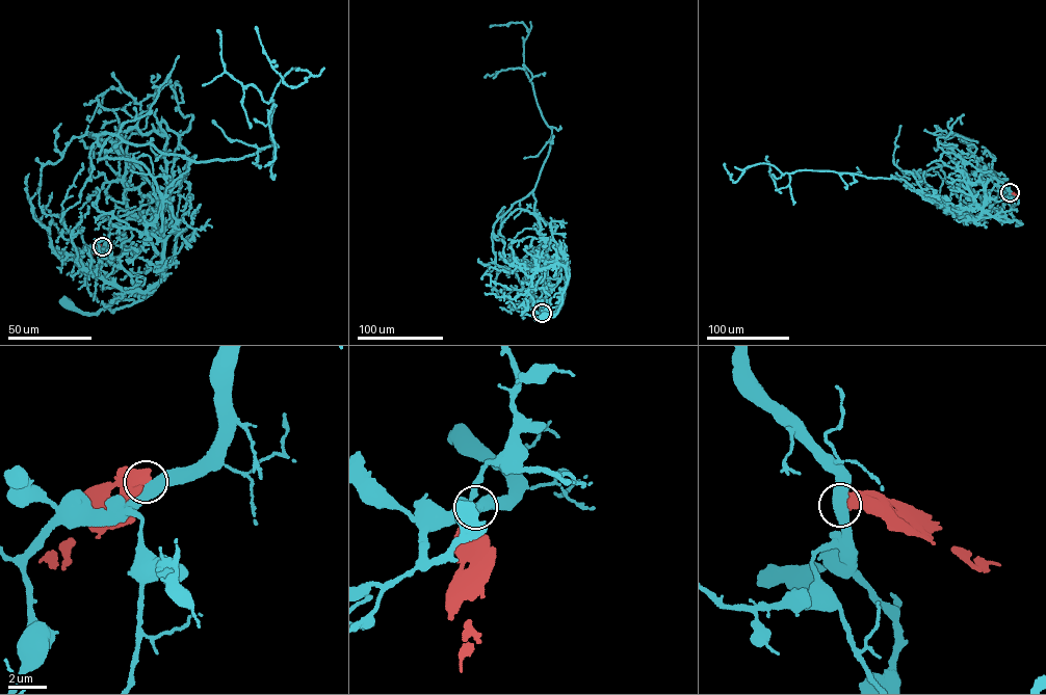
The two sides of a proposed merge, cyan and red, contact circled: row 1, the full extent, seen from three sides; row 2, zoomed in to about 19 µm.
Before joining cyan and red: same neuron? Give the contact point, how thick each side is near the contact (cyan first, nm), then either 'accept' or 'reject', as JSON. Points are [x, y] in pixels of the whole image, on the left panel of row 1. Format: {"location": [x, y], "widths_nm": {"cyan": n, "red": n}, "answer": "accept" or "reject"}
{"location": [102, 246], "widths_nm": {"cyan": 480, "red": 600}, "answer": "reject"}

